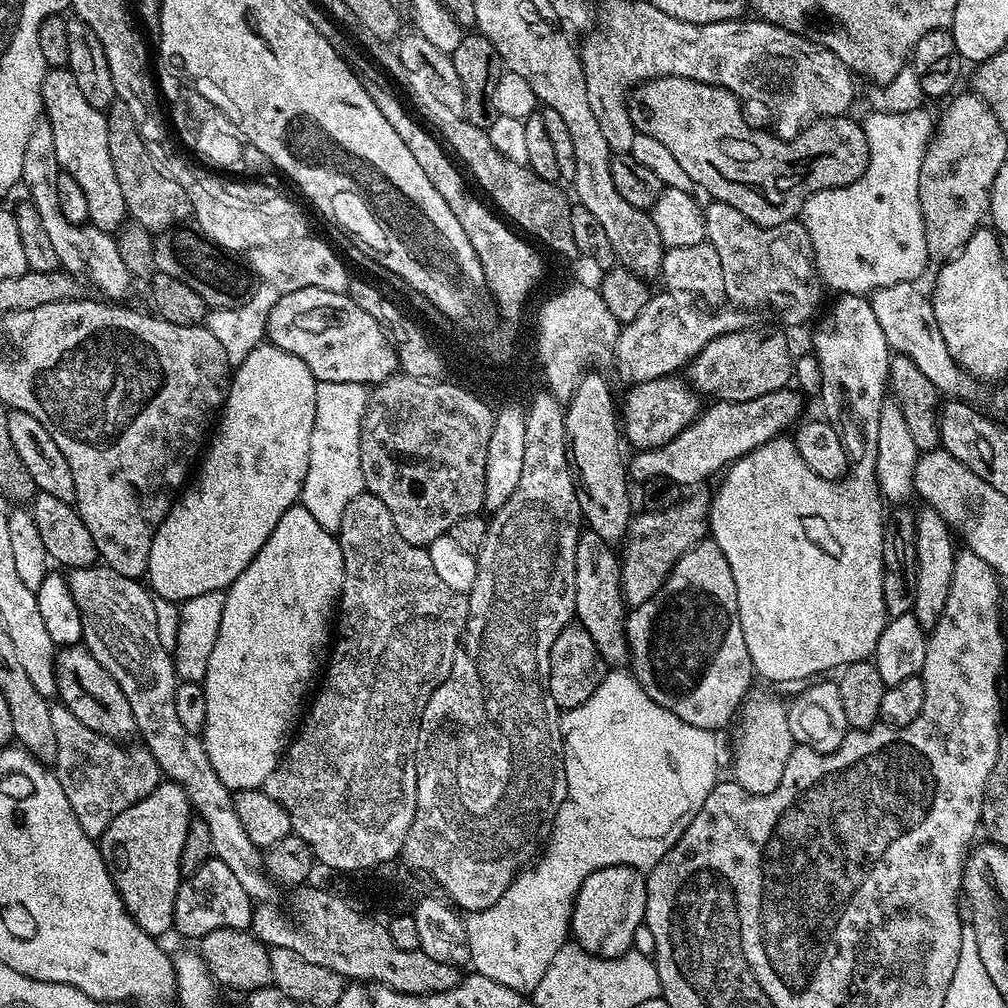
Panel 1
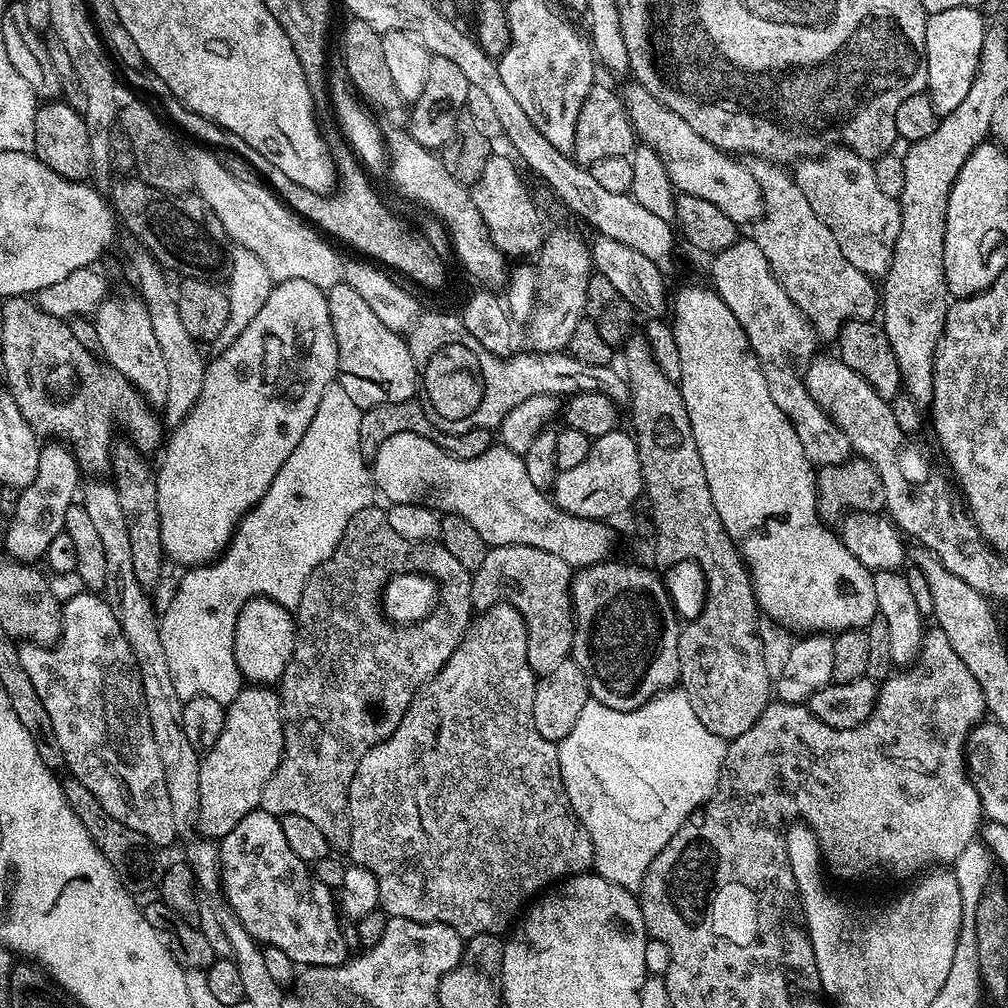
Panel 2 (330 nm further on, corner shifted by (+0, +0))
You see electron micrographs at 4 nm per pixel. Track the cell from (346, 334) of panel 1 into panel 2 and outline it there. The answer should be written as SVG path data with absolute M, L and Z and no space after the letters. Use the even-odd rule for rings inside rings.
M341 282L328 289L330 322L338 342L338 383L361 410L386 402L411 400L418 392L415 364L401 333L388 330L353 287Z

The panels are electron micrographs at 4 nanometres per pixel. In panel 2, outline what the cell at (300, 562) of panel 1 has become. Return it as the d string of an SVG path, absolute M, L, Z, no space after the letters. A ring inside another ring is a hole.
M267 596L247 600L238 614L234 630L234 658L245 681L256 686L272 686L280 679L292 657L296 621L293 613Z

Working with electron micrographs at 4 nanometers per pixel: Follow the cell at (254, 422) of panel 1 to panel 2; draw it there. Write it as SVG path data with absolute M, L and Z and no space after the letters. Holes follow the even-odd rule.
M302 278L277 283L269 297L262 301L258 314L254 315L250 324L238 334L235 341L225 343L222 348L224 349L213 360L211 357L207 361L202 378L202 394L198 394L198 402L194 402L190 414L186 414L183 422L171 429L162 448L164 457L160 460L160 468L158 464L154 472L164 555L171 563L173 560L176 564L184 564L183 566L207 566L227 548L236 533L240 519L264 497L266 490L270 490L270 482L274 482L278 470L282 470L286 458L290 458L294 446L298 446L298 442L302 440L302 434L306 434L306 426L310 426L314 410L318 402L322 402L322 394L338 376L338 342L334 338L334 326L330 322L328 297L324 290L311 282L303 281Z

